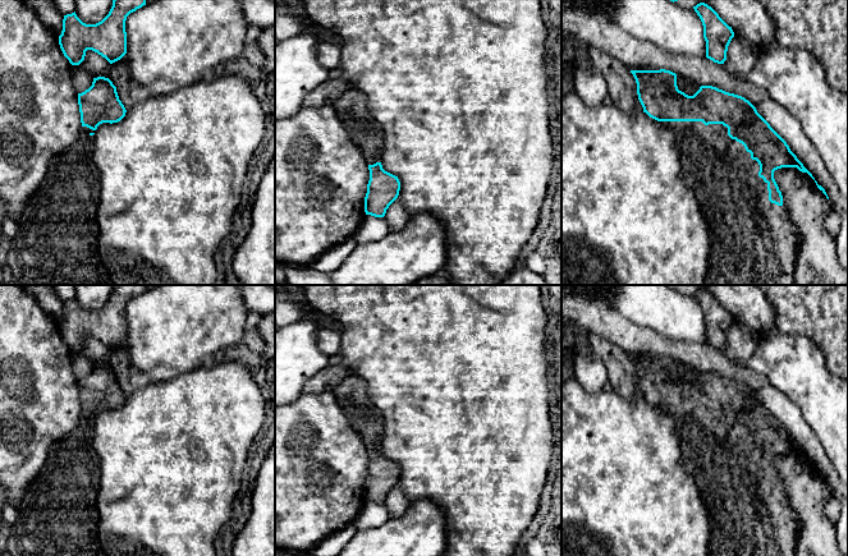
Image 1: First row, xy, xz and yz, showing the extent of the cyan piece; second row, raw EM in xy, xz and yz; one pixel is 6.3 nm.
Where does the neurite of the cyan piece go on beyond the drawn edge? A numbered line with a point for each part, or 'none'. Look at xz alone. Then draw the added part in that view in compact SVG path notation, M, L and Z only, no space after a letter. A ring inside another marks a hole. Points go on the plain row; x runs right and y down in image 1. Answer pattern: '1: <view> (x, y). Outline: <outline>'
1: xz (366, 418). Outline: M347 375L334 390L334 395L367 451L381 449L382 413L371 400L367 382L361 377Z

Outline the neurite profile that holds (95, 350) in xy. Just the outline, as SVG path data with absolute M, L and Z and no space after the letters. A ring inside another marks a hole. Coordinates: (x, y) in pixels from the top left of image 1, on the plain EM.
M92 336L86 337L84 346L79 350L92 364L105 363L110 366L111 350Z

